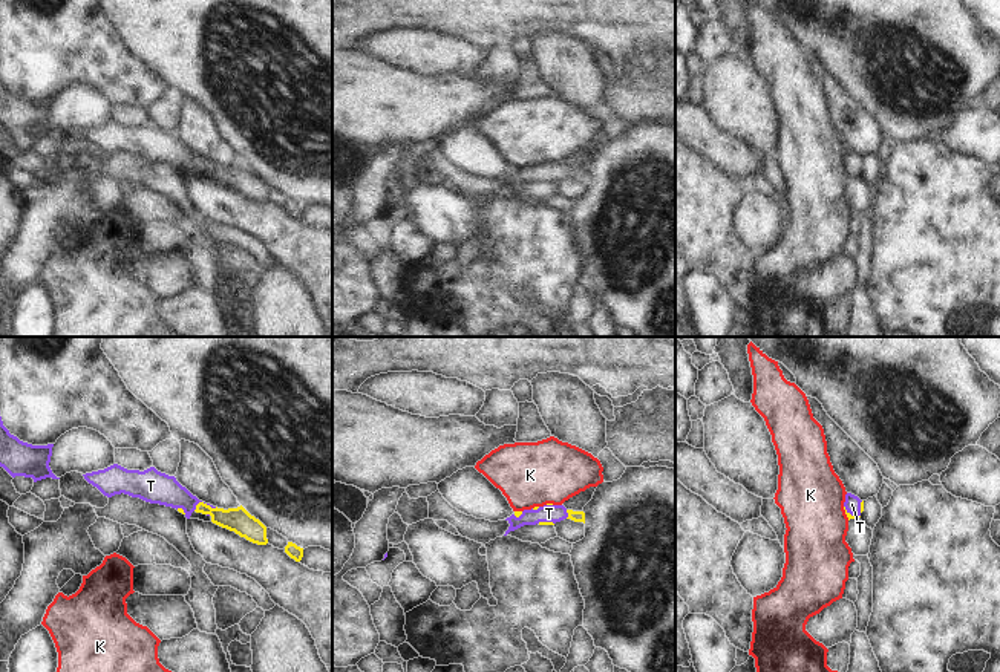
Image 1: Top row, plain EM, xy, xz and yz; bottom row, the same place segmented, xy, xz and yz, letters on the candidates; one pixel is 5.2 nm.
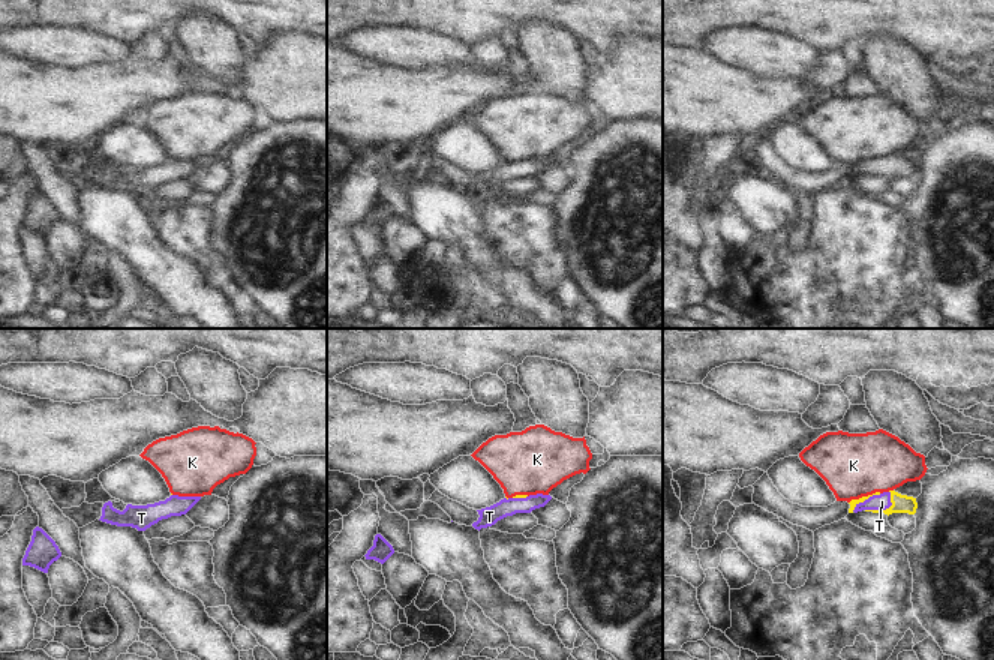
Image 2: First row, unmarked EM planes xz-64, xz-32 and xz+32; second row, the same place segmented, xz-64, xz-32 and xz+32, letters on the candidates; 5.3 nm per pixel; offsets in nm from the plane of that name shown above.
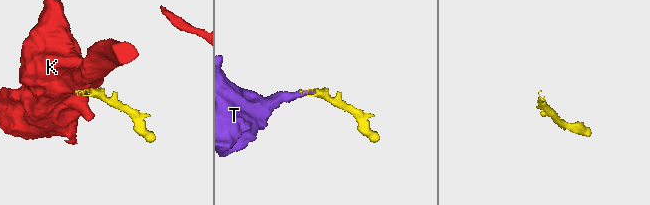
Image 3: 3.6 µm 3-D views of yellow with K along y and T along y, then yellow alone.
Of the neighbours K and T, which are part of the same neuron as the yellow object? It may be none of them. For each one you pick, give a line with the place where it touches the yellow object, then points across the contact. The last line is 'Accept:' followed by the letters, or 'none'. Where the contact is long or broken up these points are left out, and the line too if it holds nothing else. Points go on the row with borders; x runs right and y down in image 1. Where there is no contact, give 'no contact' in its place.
T: xy (204, 504) | across xy (238, 519), (221, 518), (204, 504), (184, 502), (161, 489)
Accept: T

